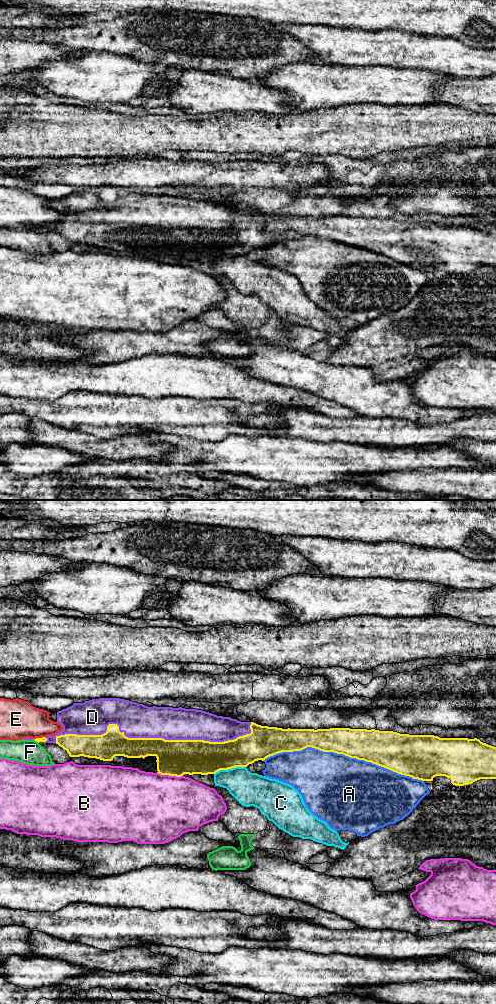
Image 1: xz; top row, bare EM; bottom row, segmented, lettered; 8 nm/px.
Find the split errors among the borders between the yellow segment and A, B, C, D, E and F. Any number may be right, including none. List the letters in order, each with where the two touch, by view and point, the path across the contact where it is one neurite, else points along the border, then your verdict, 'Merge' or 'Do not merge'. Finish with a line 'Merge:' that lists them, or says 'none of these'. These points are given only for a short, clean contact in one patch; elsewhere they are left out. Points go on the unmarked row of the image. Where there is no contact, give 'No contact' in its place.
A: Touches yellow at xz (343, 242). Do not merge
B: Touches yellow at xz (170, 263). Do not merge
C: Touches yellow at xz (229, 256). Do not merge
D: Touches yellow at xz (152, 226). Merge
E: Touches yellow at xz (39, 226). Do not merge
F: Touches yellow at xz (36, 228). Boundary: xz (34, 227), (38, 231). Do not merge
Merge: D

